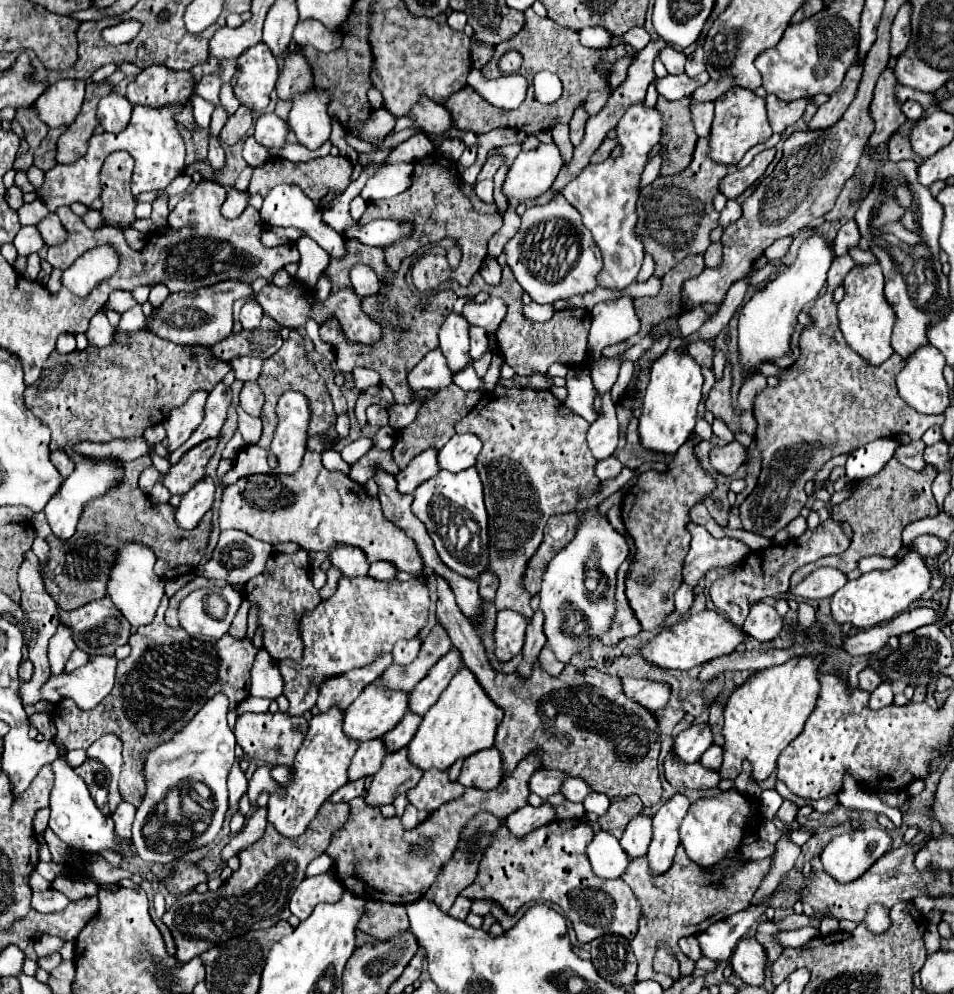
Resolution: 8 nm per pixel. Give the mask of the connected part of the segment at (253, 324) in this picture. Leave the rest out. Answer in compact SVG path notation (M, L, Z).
M247 300L247 302L243 304L241 312L239 312L239 320L241 320L243 328L245 328L245 330L253 330L253 328L257 328L259 322L261 322L261 318L263 318L263 310L261 310L261 306L259 306L257 302L253 302L253 300Z

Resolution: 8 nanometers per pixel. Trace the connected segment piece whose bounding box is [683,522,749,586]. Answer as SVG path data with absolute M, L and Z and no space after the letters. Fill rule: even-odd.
M693 522L689 524L689 532L697 540L691 542L691 550L683 564L683 580L689 586L697 586L697 580L707 574L707 570L715 566L733 566L741 562L749 552L749 546L745 542L733 538L717 540L703 526L697 526Z

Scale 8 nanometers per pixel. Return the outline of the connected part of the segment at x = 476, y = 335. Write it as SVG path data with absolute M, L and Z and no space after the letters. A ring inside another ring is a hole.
M471 326L471 358L473 360L479 360L489 348L489 340L487 340L487 334L483 328L477 328L477 326Z

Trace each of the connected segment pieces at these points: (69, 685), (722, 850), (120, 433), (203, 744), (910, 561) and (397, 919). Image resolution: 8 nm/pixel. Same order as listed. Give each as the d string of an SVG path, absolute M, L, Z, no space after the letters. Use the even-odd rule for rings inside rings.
M95 656L89 658L89 662L73 672L61 672L59 676L51 676L45 686L41 688L41 696L47 702L61 702L63 698L73 698L81 710L95 708L113 688L115 684L115 664L117 660L113 656Z
M729 790L715 798L701 798L691 804L683 824L681 824L681 844L687 856L699 866L711 866L725 858L729 850L739 850L743 836L757 826L755 818L749 818L751 800L743 798L739 792Z
M149 330L133 334L119 332L117 340L109 348L93 350L91 346L87 346L83 352L53 352L43 372L53 372L55 382L43 382L43 392L39 390L39 382L27 386L25 404L27 408L31 408L33 416L37 416L51 430L51 450L67 450L83 440L109 442L115 438L143 436L149 426L161 424L173 408L185 404L191 392L201 388L209 392L223 380L229 370L229 364L217 360L205 346L179 346L151 334Z
M217 694L215 698L211 698L195 716L193 720L181 730L177 732L169 742L153 748L153 752L149 752L149 756L145 756L145 764L143 764L143 776L145 776L145 784L147 784L147 792L143 796L141 806L137 808L135 814L135 822L133 822L133 848L135 854L145 860L145 862L173 862L175 858L183 856L187 850L193 848L201 848L209 842L213 842L213 838L217 836L217 832L221 830L223 824L223 816L227 812L227 776L229 770L235 762L235 736L231 732L231 728L227 726L227 706L229 700L223 694ZM185 772L187 772L187 782L193 780L201 780L203 784L209 786L213 802L215 802L215 812L211 818L211 824L207 826L205 832L201 832L199 836L193 838L149 838L151 842L145 842L145 824L147 818L155 812L155 806L161 802L161 798L165 798L167 790L177 788L177 784L185 782Z
M911 552L891 570L883 570L883 572L875 570L863 574L857 580L849 580L841 590L837 590L831 596L831 616L837 624L847 622L857 630L865 630L881 622L889 622L897 614L905 612L911 602L919 600L921 594L929 590L929 580L931 580L929 566L919 556L919 552Z
M369 900L365 904L365 916L361 916L357 928L377 940L389 940L409 928L409 918L403 904Z

